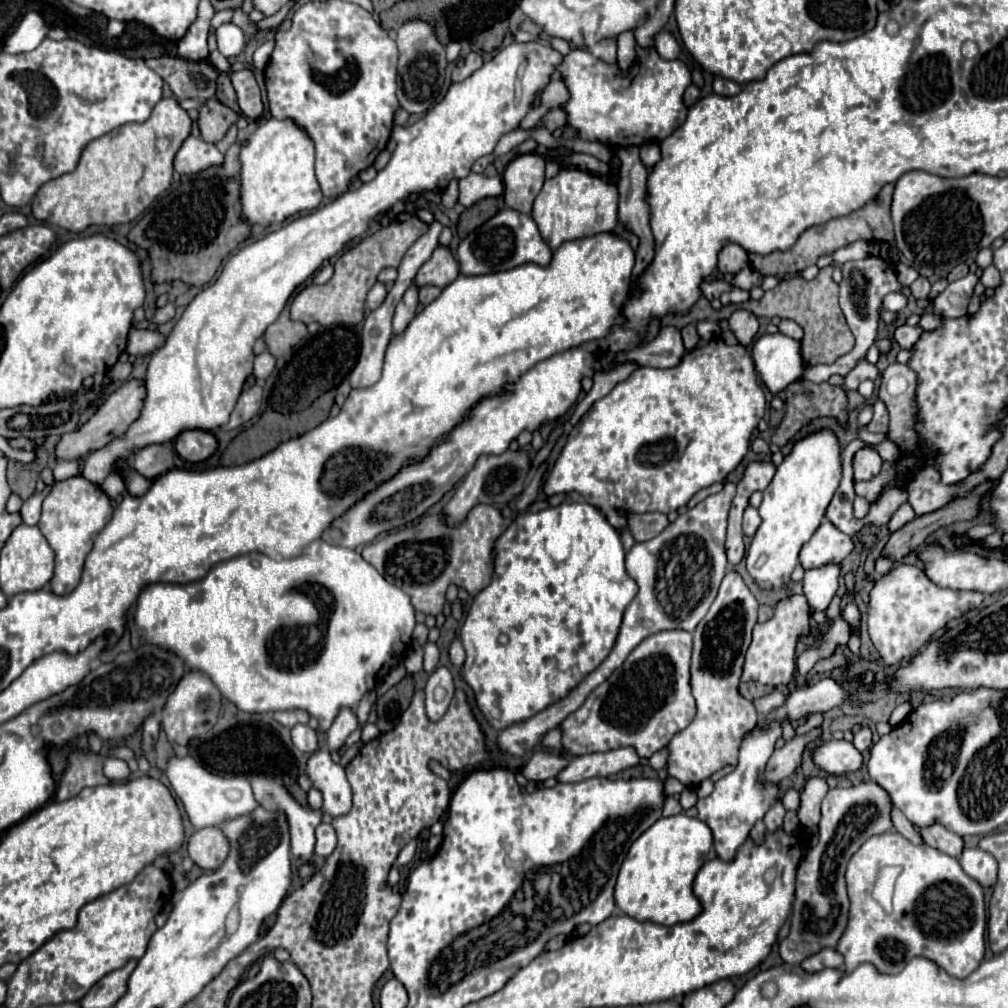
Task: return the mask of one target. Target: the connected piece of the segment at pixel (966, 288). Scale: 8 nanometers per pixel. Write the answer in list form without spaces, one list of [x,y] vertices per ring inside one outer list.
[[[968,272],[964,278],[950,282],[948,288],[934,300],[934,312],[944,318],[964,316],[968,312],[966,308],[976,282],[978,282],[978,276],[974,272]]]

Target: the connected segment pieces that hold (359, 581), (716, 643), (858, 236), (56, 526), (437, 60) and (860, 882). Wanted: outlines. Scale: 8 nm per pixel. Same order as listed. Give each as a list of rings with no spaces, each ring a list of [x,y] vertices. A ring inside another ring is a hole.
[[[314,540],[306,552],[302,556],[290,558],[290,560],[272,560],[264,554],[252,552],[246,556],[238,556],[226,562],[218,562],[200,582],[190,582],[190,584],[148,584],[142,588],[138,600],[136,600],[136,610],[134,610],[134,622],[144,630],[142,640],[150,642],[152,646],[162,646],[168,648],[170,652],[178,654],[178,658],[182,658],[186,662],[186,666],[190,670],[202,670],[206,676],[212,678],[212,682],[218,686],[218,690],[222,692],[222,696],[226,696],[232,704],[236,704],[242,712],[276,712],[276,710],[296,710],[302,708],[306,710],[310,716],[314,716],[320,722],[320,730],[328,730],[330,724],[334,722],[336,714],[340,712],[340,708],[358,708],[360,698],[374,690],[378,680],[382,676],[388,674],[388,670],[398,664],[410,644],[412,644],[412,630],[416,626],[414,620],[414,608],[410,604],[410,596],[406,592],[402,592],[400,588],[396,588],[394,584],[388,584],[374,566],[370,566],[356,550],[350,548],[342,548],[342,546],[334,546],[328,544],[324,540]]]
[[[728,572],[720,584],[718,596],[712,602],[708,614],[696,626],[694,652],[692,652],[692,664],[690,664],[690,688],[692,688],[692,696],[696,700],[698,712],[696,712],[694,720],[682,732],[678,732],[666,746],[668,748],[668,776],[680,780],[686,788],[698,786],[702,780],[710,778],[716,770],[720,770],[728,764],[736,766],[742,736],[748,730],[752,730],[758,722],[758,714],[756,714],[754,704],[750,700],[742,698],[738,692],[744,656],[746,656],[746,650],[752,642],[752,628],[756,624],[756,612],[758,612],[758,602],[752,596],[752,592],[748,590],[748,586],[744,584],[744,580],[740,578],[740,574]]]
[[[886,184],[878,192],[878,196],[872,202],[868,202],[866,206],[862,206],[860,210],[854,210],[848,216],[842,216],[842,218],[832,218],[830,222],[826,222],[822,226],[808,228],[806,232],[800,234],[800,238],[796,240],[796,244],[788,252],[780,252],[778,250],[778,252],[772,252],[768,256],[748,254],[750,266],[754,270],[758,270],[762,276],[786,276],[786,274],[796,274],[796,272],[804,270],[806,266],[812,266],[820,256],[832,254],[834,250],[844,248],[844,246],[848,246],[850,242],[856,242],[856,240],[868,240],[868,242],[886,240],[886,242],[894,242],[892,218],[890,218],[892,192],[894,192],[894,184]]]
[[[74,476],[54,484],[52,492],[42,502],[42,518],[38,522],[38,528],[42,530],[50,548],[56,554],[56,570],[54,578],[50,580],[50,592],[64,596],[70,594],[74,586],[78,586],[84,560],[92,550],[92,538],[108,524],[110,518],[112,518],[110,498],[84,476]]]
[[[410,20],[398,28],[396,38],[400,60],[398,74],[404,84],[404,98],[400,98],[400,106],[410,114],[424,114],[442,98],[444,86],[444,70],[446,70],[446,48],[434,38],[434,26],[424,20]]]
[[[888,830],[878,836],[870,836],[850,858],[846,868],[846,884],[850,896],[848,924],[838,940],[836,950],[844,956],[844,974],[850,974],[856,966],[868,962],[880,974],[898,974],[916,956],[928,958],[940,968],[944,968],[954,978],[968,978],[982,962],[986,954],[986,904],[982,886],[970,878],[958,858],[948,856],[932,846],[914,846],[910,840],[902,838],[896,830]],[[884,867],[898,868],[900,873],[895,881],[892,907],[884,909],[870,894],[872,886]]]

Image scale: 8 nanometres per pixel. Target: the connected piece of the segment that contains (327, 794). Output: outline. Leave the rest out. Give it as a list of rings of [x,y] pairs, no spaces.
[[[318,750],[306,766],[306,772],[310,780],[314,782],[314,788],[318,788],[324,794],[324,806],[322,812],[334,816],[344,816],[352,808],[352,790],[346,780],[344,768],[336,762],[332,762],[330,754],[324,750]]]

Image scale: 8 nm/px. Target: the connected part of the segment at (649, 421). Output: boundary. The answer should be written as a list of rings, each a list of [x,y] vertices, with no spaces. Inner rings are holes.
[[[714,342],[706,348],[694,348],[692,352],[688,352],[682,362],[674,368],[666,368],[666,370],[660,370],[660,368],[638,368],[634,370],[624,382],[616,384],[612,388],[612,392],[600,400],[596,400],[592,404],[592,408],[582,416],[582,420],[574,426],[574,430],[570,432],[568,436],[568,442],[564,446],[564,450],[560,452],[558,460],[554,462],[548,478],[546,478],[546,484],[544,484],[544,492],[548,496],[552,494],[562,494],[562,492],[578,492],[584,496],[584,500],[596,508],[602,510],[602,514],[608,518],[608,522],[614,526],[614,528],[624,528],[626,526],[626,520],[620,518],[616,514],[614,508],[626,508],[630,512],[662,512],[662,514],[670,514],[682,506],[688,504],[688,500],[702,488],[708,488],[716,482],[724,482],[726,476],[742,462],[742,458],[746,456],[748,452],[748,446],[750,446],[750,436],[752,436],[752,430],[758,426],[760,418],[764,416],[764,410],[766,410],[766,398],[764,398],[764,392],[762,392],[762,386],[758,384],[758,378],[756,378],[756,372],[754,372],[754,364],[752,364],[752,358],[748,354],[748,350],[744,346],[728,346],[724,342]]]

